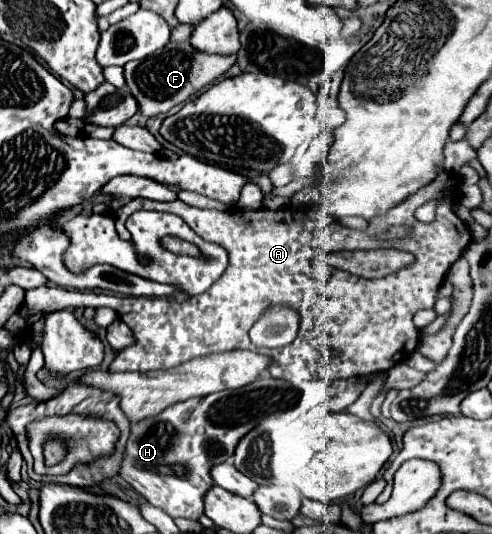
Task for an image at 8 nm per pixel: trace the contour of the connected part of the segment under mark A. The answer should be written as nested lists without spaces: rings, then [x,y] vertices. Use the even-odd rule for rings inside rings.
[[[442,173],[436,183],[430,183],[426,189],[420,189],[416,195],[412,195],[410,199],[406,199],[404,203],[400,203],[398,207],[394,207],[392,211],[388,211],[388,215],[384,217],[376,217],[370,221],[368,229],[364,233],[356,233],[350,231],[342,225],[338,225],[336,219],[328,219],[326,215],[320,215],[318,211],[296,211],[296,209],[282,209],[282,211],[266,211],[266,209],[258,209],[258,211],[214,211],[214,209],[198,209],[198,207],[190,207],[186,203],[182,203],[180,199],[172,201],[172,203],[158,203],[158,201],[148,201],[148,199],[132,199],[128,205],[124,205],[122,209],[118,209],[114,213],[116,219],[116,231],[124,241],[130,241],[130,233],[125,227],[126,220],[129,215],[137,209],[148,209],[176,213],[182,219],[186,219],[186,223],[190,225],[190,229],[196,231],[196,235],[200,235],[202,239],[208,239],[212,243],[218,243],[220,247],[224,247],[228,251],[228,267],[222,273],[222,277],[218,281],[214,281],[214,285],[188,299],[188,301],[168,301],[161,298],[147,297],[121,297],[108,293],[92,293],[92,291],[66,291],[62,287],[36,287],[26,291],[26,299],[24,305],[20,307],[20,315],[26,313],[50,313],[50,311],[60,311],[66,307],[110,307],[114,309],[120,319],[132,329],[136,343],[130,345],[128,349],[120,351],[116,355],[116,359],[112,361],[112,365],[108,369],[112,371],[152,371],[152,369],[170,369],[176,367],[188,359],[194,357],[204,357],[204,355],[212,355],[212,353],[220,353],[220,351],[228,351],[228,349],[252,349],[256,353],[268,355],[272,357],[276,363],[280,363],[282,369],[286,369],[292,375],[306,375],[306,377],[314,377],[316,379],[316,371],[318,367],[324,369],[324,381],[334,381],[334,379],[350,379],[350,377],[362,377],[362,375],[372,375],[372,373],[380,373],[380,371],[388,371],[390,367],[394,367],[394,363],[400,363],[402,359],[406,359],[418,345],[418,329],[412,323],[412,317],[418,309],[432,309],[436,303],[436,291],[448,271],[448,267],[460,257],[460,253],[464,251],[464,247],[470,243],[470,231],[468,227],[462,223],[462,219],[456,217],[456,213],[452,211],[452,201],[456,201],[458,197],[458,187],[456,187],[456,177],[450,173]],[[440,191],[448,191],[450,199],[446,199],[442,205],[438,205],[436,209],[436,221],[430,225],[424,225],[420,221],[414,219],[414,211],[426,203],[432,197],[438,197]],[[386,229],[390,229],[386,235],[382,235],[384,239],[374,239],[374,233],[384,233]],[[346,249],[402,249],[402,251],[412,251],[416,255],[416,263],[412,267],[406,267],[398,273],[392,273],[384,279],[362,279],[332,267],[324,267],[324,269],[314,269],[312,267],[312,257],[322,255],[322,253],[330,253],[330,251],[346,251]],[[274,303],[282,303],[282,305],[290,305],[300,313],[300,331],[298,337],[280,349],[264,349],[264,347],[256,347],[252,345],[248,331],[250,327],[258,321],[258,315],[262,315],[262,311]],[[324,307],[338,307],[338,309],[330,309],[330,315],[324,319]],[[324,349],[330,349],[334,355],[330,361],[324,361]]]

